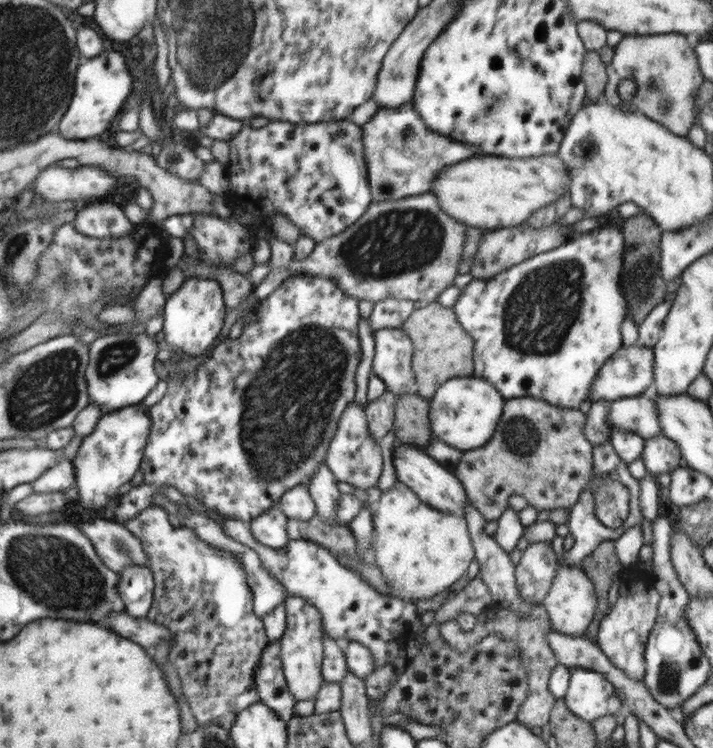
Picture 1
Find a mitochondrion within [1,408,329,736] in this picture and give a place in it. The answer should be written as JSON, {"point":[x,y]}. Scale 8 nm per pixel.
{"point":[57,574]}

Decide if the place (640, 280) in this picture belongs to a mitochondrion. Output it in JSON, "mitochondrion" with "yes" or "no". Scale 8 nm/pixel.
{"mitochondrion":"yes"}

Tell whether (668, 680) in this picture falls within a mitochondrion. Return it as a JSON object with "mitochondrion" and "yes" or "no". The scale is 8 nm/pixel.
{"mitochondrion":"yes"}

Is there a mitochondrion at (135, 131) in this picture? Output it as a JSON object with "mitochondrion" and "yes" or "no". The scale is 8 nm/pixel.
{"mitochondrion":"no"}

